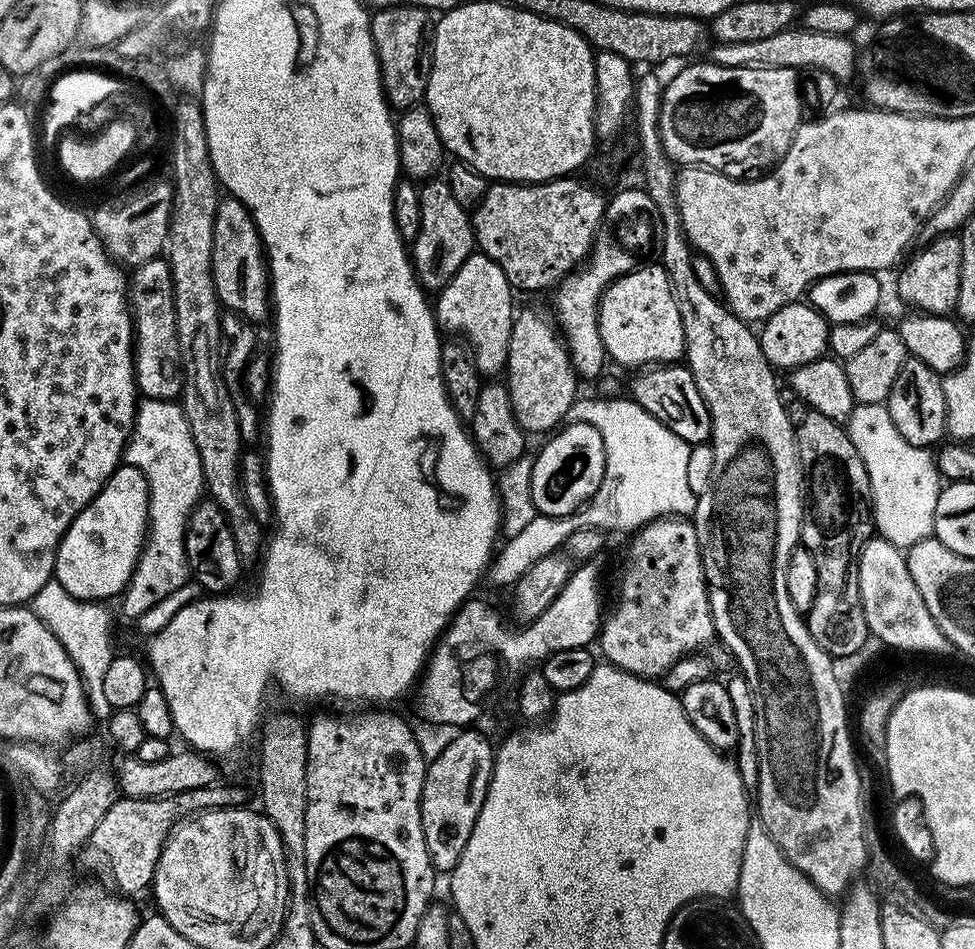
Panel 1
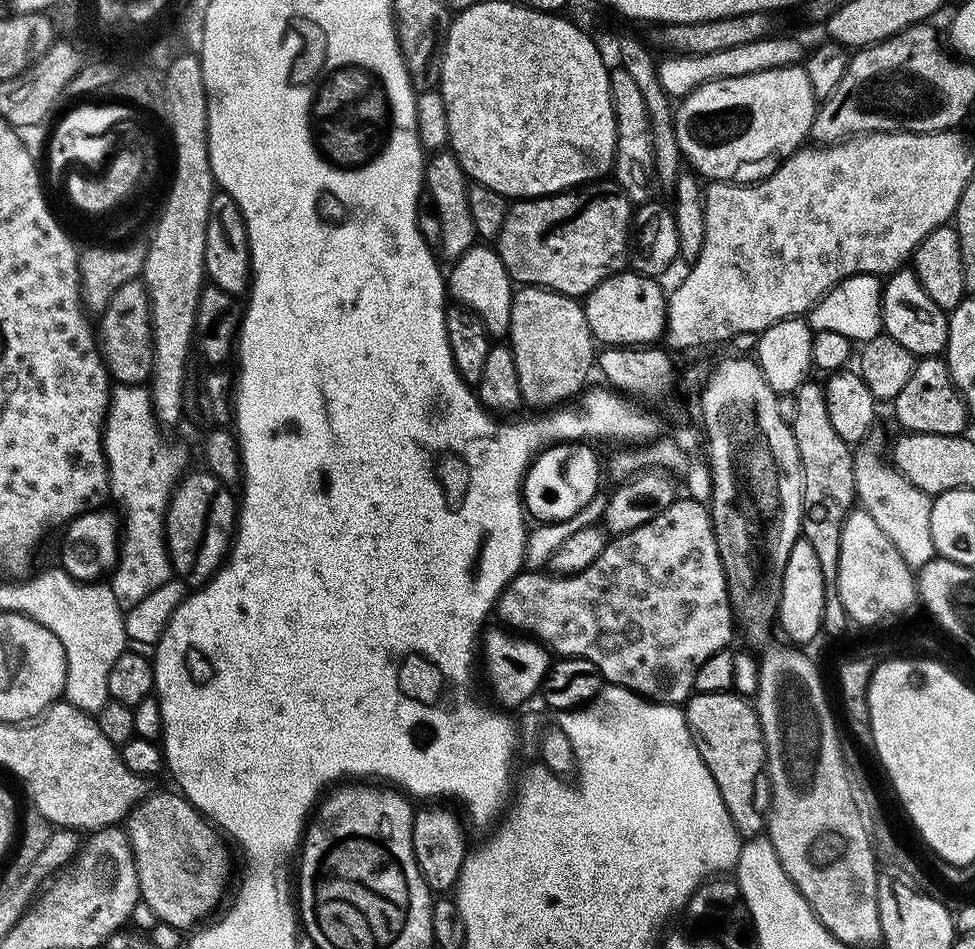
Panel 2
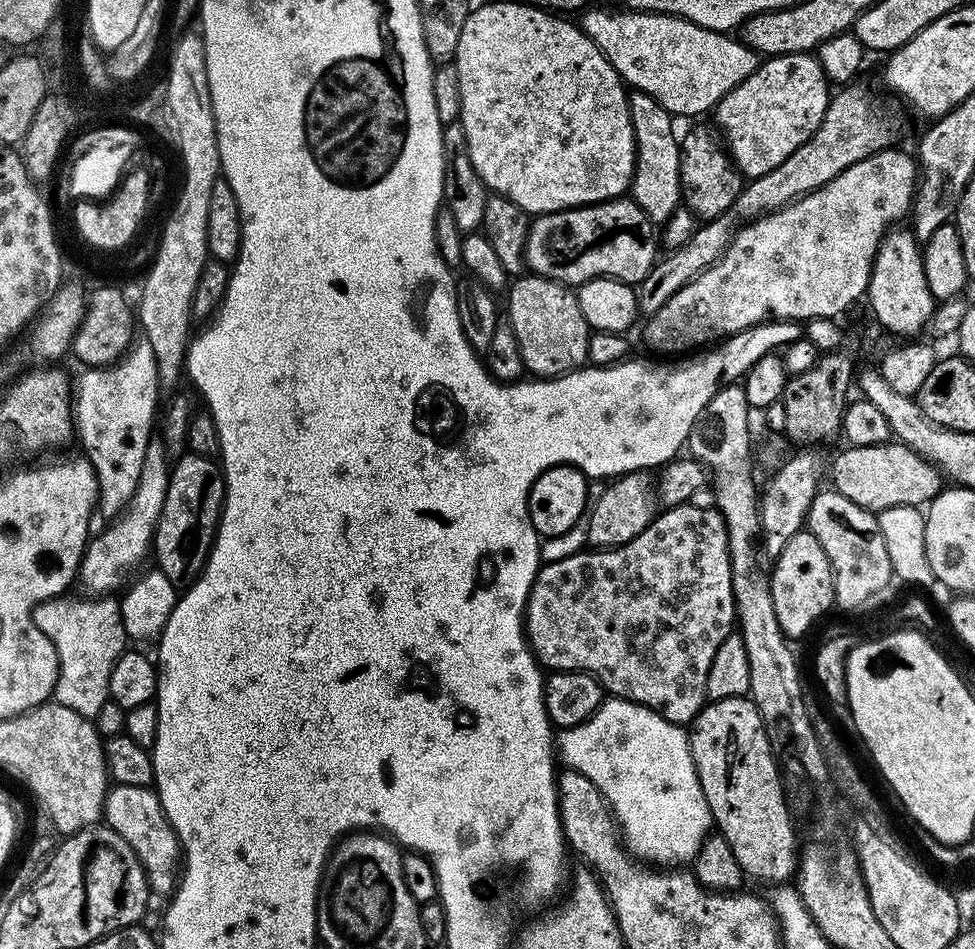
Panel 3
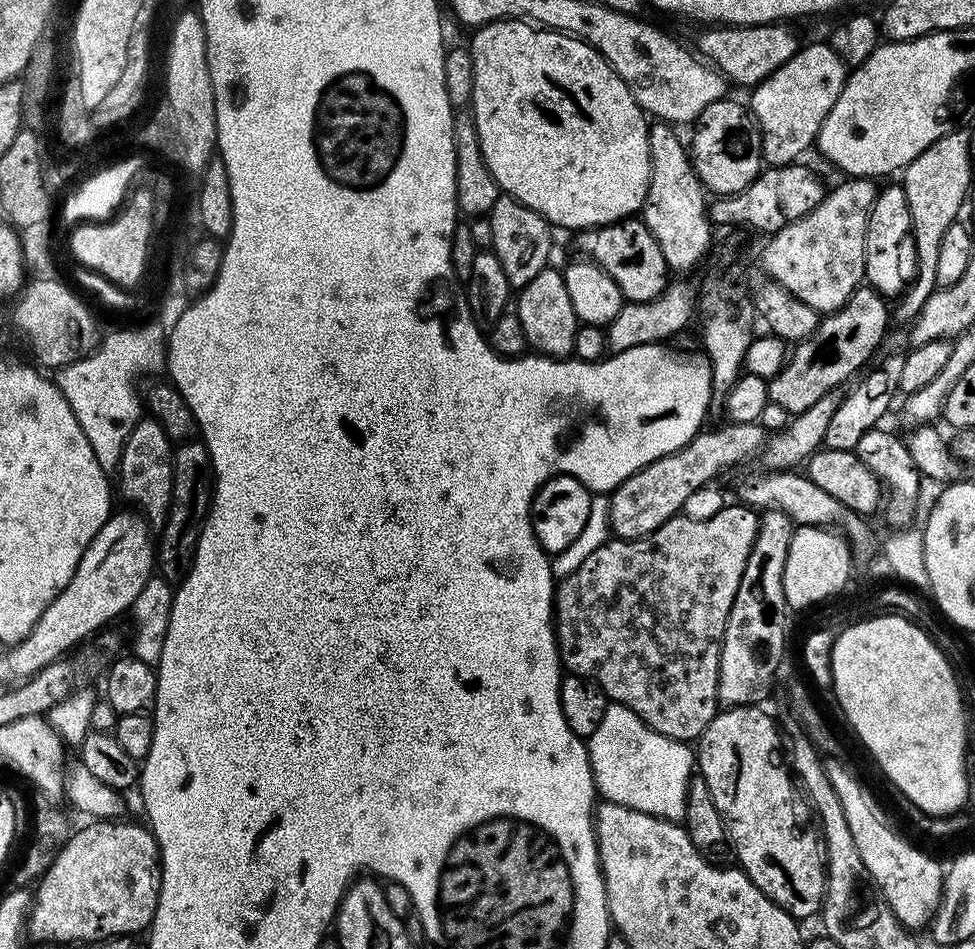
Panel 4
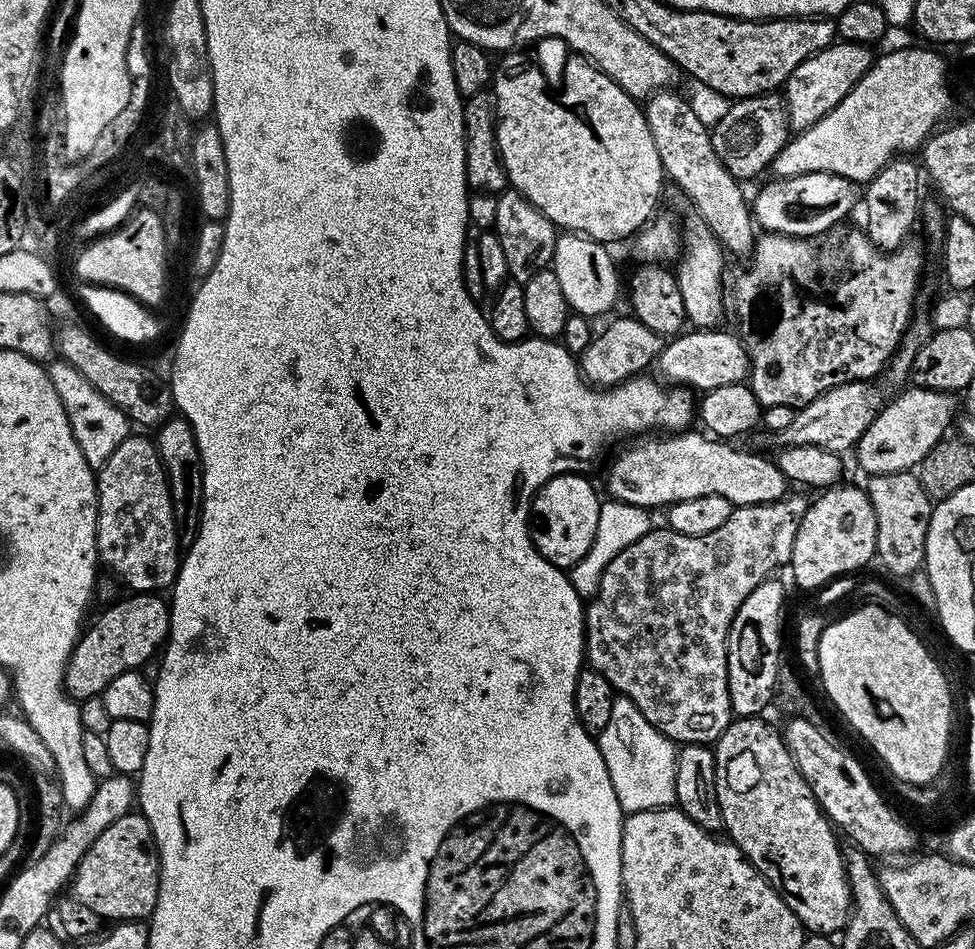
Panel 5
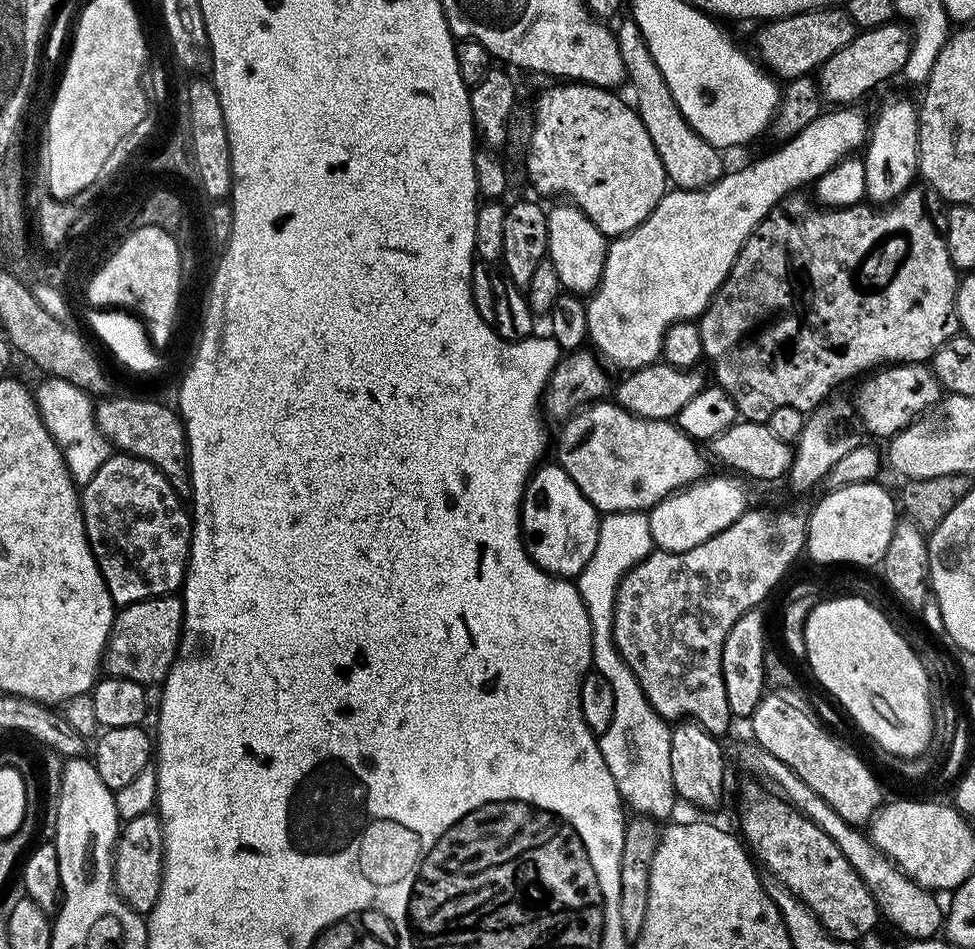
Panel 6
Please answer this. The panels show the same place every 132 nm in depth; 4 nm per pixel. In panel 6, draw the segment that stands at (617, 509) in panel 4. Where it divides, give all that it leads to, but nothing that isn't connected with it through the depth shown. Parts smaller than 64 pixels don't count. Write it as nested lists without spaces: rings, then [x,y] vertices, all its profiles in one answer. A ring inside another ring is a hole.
[[[893,363],[869,375],[868,378],[869,380],[856,392],[856,412],[860,415],[866,431],[873,432],[876,436],[884,436],[883,438],[891,438],[903,432],[935,408],[942,399],[938,378],[927,363]]]

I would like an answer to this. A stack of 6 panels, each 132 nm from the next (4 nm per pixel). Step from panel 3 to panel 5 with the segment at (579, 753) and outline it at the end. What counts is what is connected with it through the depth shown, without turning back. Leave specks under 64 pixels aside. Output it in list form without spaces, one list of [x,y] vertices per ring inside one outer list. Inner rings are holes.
[[[617,695],[614,702],[614,710],[610,714],[610,723],[606,730],[598,738],[600,753],[606,762],[606,770],[610,770],[610,782],[614,782],[614,794],[618,794],[618,802],[625,813],[641,812],[651,808],[666,808],[676,803],[676,791],[674,790],[674,774],[676,773],[677,745],[667,740],[662,733],[624,696]]]

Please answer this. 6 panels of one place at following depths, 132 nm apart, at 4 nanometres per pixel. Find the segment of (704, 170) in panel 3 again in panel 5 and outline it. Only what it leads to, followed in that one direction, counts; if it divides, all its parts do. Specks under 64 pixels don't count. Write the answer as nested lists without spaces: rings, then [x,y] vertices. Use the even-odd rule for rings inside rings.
[[[779,91],[765,92],[763,96],[746,96],[737,99],[720,116],[720,121],[711,125],[714,151],[722,166],[730,170],[735,180],[747,182],[771,169],[774,158],[790,139],[790,125],[786,101]]]

